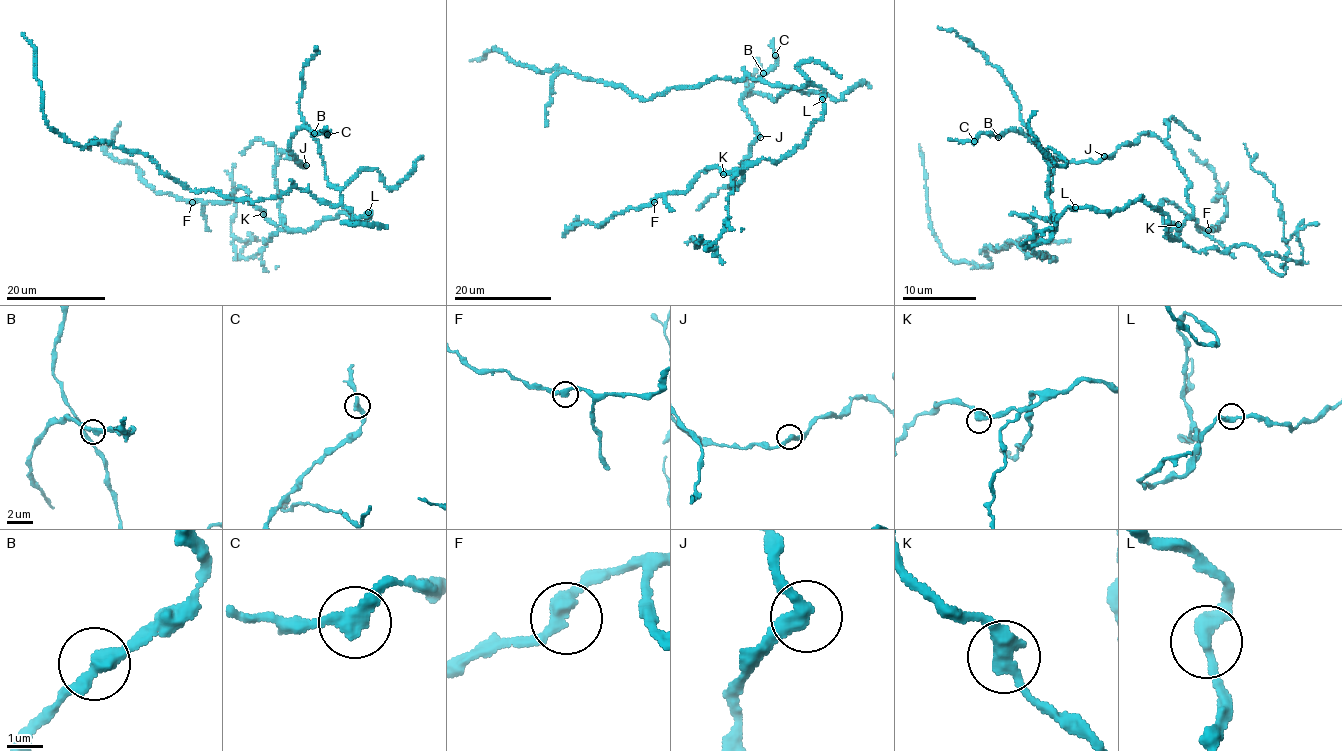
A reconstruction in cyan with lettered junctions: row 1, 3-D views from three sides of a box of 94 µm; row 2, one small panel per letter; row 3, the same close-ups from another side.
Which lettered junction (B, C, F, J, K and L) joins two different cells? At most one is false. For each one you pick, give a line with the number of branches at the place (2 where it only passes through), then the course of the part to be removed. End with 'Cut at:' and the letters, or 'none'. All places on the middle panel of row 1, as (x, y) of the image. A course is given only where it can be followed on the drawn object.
Cut at: none

